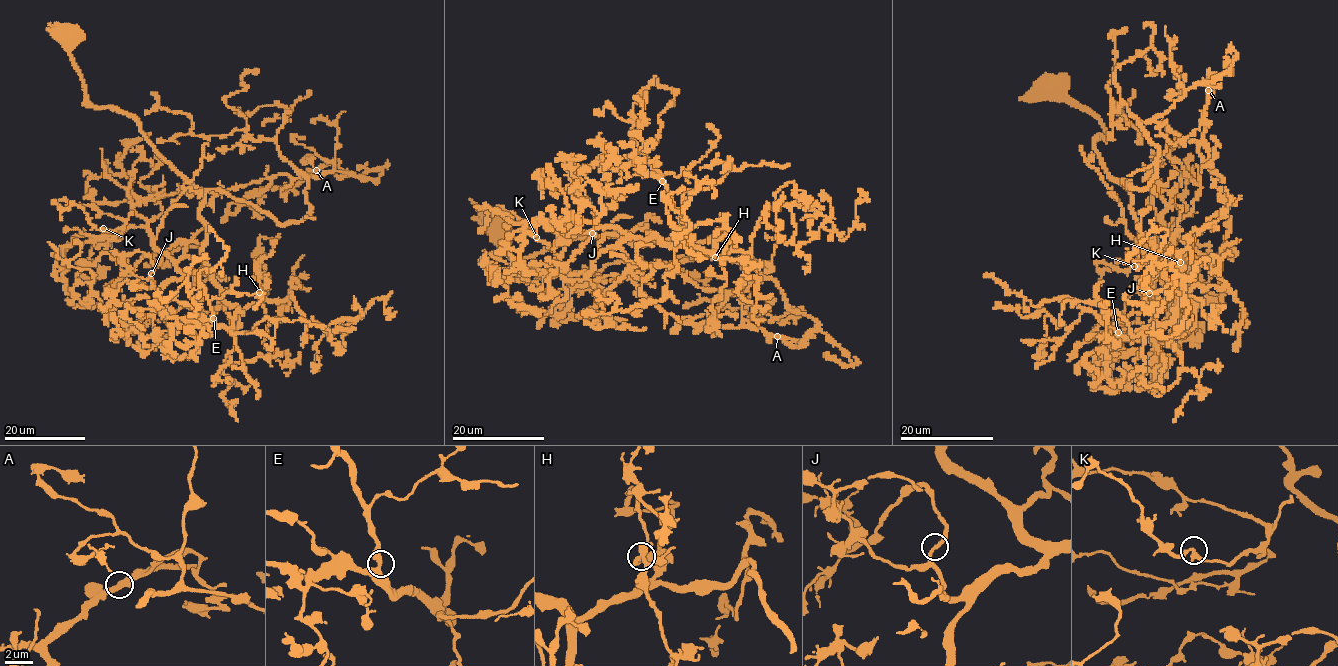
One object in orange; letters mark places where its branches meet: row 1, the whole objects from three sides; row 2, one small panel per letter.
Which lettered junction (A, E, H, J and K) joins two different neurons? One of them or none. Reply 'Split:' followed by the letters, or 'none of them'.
Split: A

